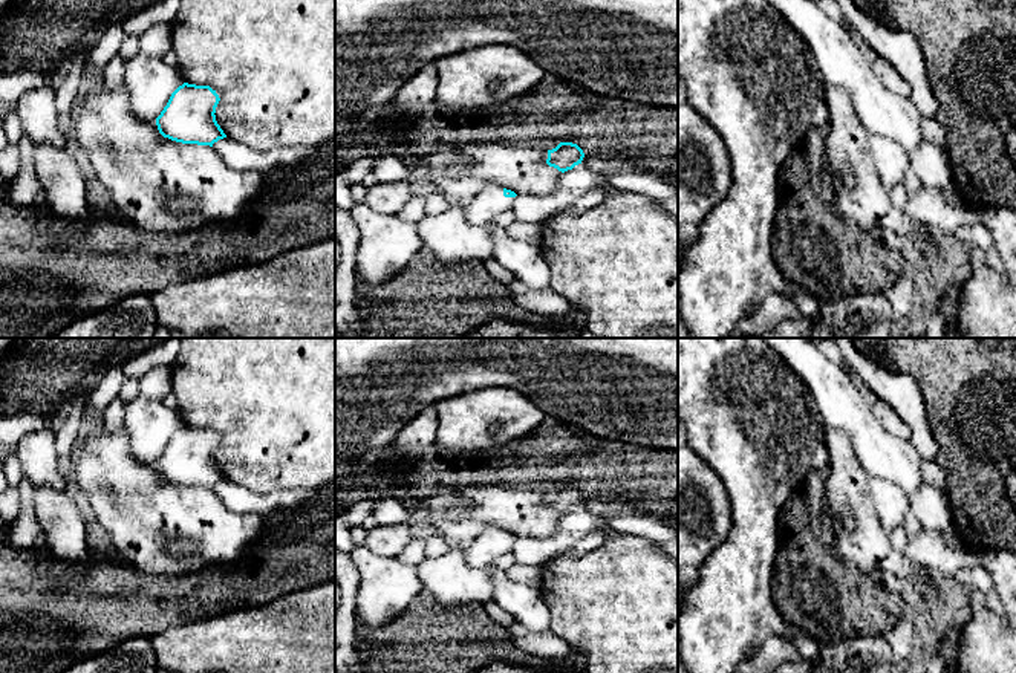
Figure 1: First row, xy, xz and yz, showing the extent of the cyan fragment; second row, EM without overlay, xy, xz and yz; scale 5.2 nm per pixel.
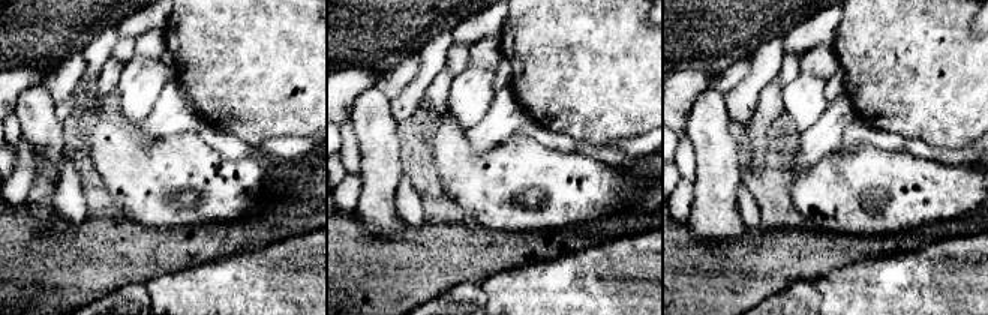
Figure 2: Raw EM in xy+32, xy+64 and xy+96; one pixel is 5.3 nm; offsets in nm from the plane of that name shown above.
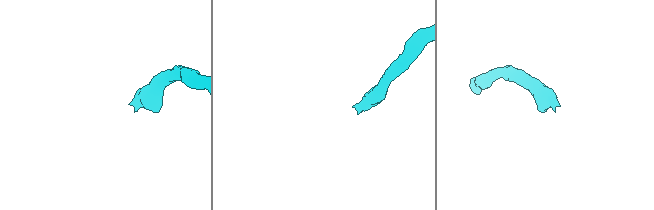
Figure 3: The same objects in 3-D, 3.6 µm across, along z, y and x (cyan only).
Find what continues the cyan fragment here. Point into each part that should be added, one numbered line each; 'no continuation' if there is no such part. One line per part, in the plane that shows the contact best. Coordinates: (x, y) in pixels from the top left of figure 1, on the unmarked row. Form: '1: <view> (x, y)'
1: xz (490, 545)

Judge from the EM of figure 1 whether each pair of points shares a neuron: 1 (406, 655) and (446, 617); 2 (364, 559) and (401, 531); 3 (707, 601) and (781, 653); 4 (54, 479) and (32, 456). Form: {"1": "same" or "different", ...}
{"1": "same", "2": "different", "3": "different", "4": "same"}

